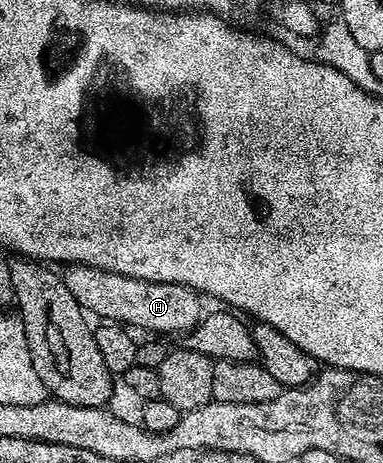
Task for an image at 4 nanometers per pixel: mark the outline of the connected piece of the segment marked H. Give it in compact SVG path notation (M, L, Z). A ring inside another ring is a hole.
M86 264L68 265L68 267L64 269L63 275L65 277L65 285L67 286L67 290L71 290L72 297L75 298L75 301L78 302L81 309L84 309L84 311L89 314L94 312L95 315L101 316L97 318L100 318L102 321L128 326L133 330L142 328L143 331L149 332L145 334L161 334L157 332L178 332L178 334L184 334L191 331L196 326L196 324L201 323L201 317L203 315L203 307L201 308L202 297L193 288L188 288L182 284L172 284L171 282L151 282L150 280L140 280L139 278L127 278L123 274L115 274L114 272L108 272L107 270L99 270L98 268L87 266Z

